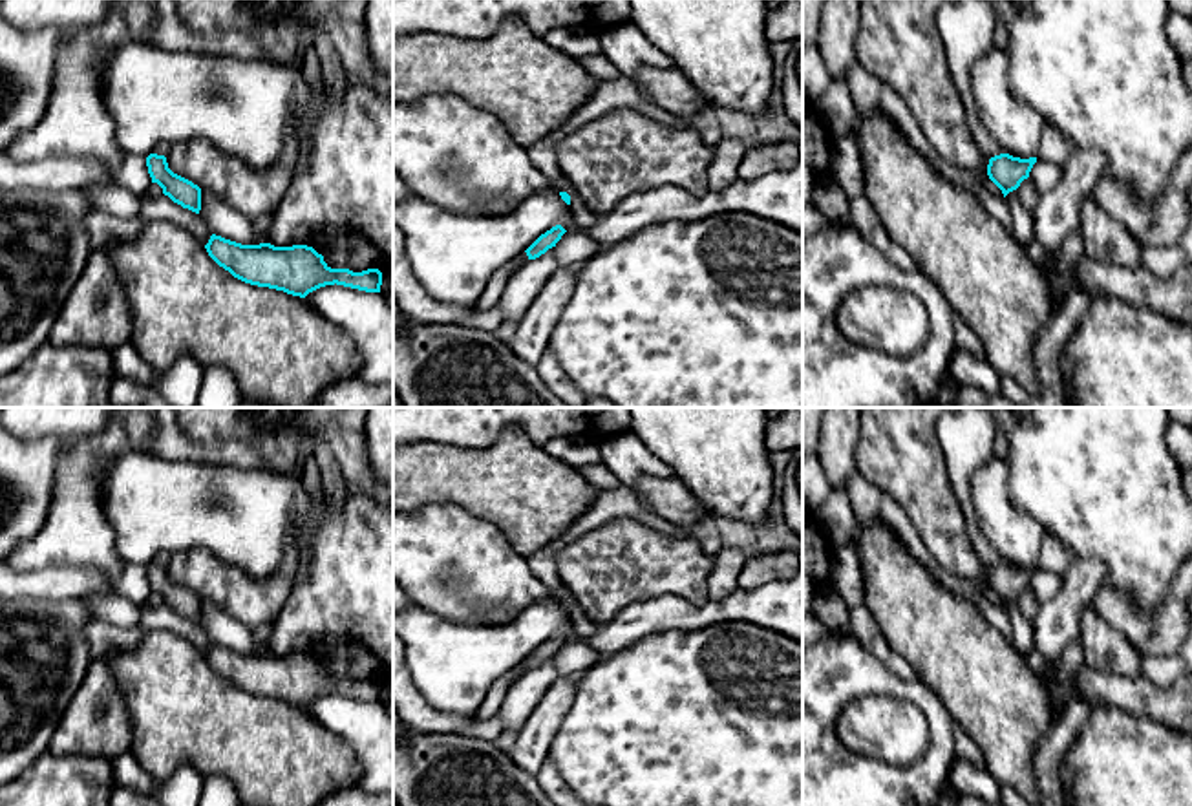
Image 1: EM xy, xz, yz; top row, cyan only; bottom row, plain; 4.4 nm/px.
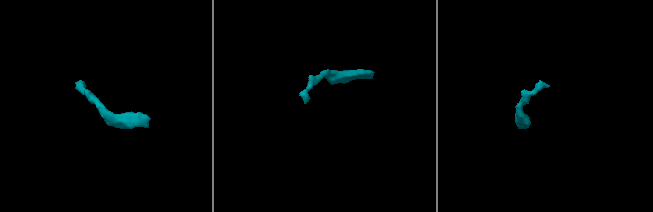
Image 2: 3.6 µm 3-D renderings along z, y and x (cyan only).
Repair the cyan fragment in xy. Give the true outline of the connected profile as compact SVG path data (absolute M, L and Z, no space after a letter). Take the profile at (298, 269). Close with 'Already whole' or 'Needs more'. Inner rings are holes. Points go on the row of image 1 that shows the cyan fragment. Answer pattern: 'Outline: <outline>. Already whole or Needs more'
Outline: M212 234L205 249L234 278L300 298L335 283L366 292L380 292L382 285L382 272L378 269L362 272L331 269L324 256L307 245L241 245Z. Already whole

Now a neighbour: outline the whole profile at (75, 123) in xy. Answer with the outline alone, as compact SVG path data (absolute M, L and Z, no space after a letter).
M115 4L97 26L64 29L51 73L51 95L40 122L18 133L4 154L18 163L48 157L99 159L113 185L135 196L152 186L146 157L124 154L99 95L104 58L130 40L126 15Z

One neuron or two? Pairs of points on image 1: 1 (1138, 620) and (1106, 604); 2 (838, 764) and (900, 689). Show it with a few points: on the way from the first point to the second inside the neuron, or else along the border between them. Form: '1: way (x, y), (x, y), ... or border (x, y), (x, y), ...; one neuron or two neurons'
1: way (1130, 620), (1114, 605); one neuron
2: way (827, 733), (827, 711), (852, 686), (869, 686); one neuron

